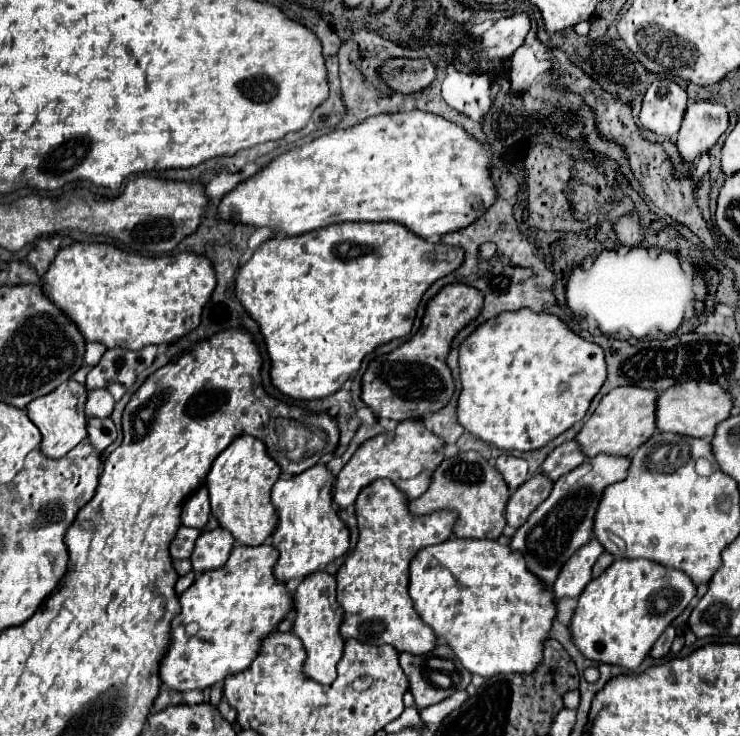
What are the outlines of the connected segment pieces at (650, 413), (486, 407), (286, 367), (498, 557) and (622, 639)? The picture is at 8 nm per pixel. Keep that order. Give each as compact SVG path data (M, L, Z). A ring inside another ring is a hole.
M617 387L609 391L591 419L585 423L581 433L577 435L577 443L583 445L587 457L595 457L599 453L611 455L629 455L633 449L641 447L655 433L655 409L657 409L659 391L641 389L641 387Z
M519 309L501 313L483 323L459 349L461 395L459 423L475 437L493 443L505 451L535 451L547 445L581 421L607 379L605 353L597 343L589 343L573 333L559 317L551 313L535 313Z
M383 221L383 223L349 223L349 225L329 225L327 227L317 229L317 233L305 233L305 237L271 237L265 243L259 245L259 249L253 253L253 257L239 269L237 273L237 281L235 281L235 293L241 299L241 303L245 305L245 309L249 311L249 315L259 323L261 333L265 337L267 343L267 351L271 357L271 379L273 385L287 397L291 399L299 399L299 401L307 401L307 399L321 399L327 395L333 395L335 391L339 391L343 387L343 383L361 367L365 355L369 355L371 351L375 351L379 345L385 345L393 339L399 337L407 337L411 333L413 321L417 317L417 305L423 297L423 293L441 277L453 273L455 269L459 269L465 261L465 251L453 245L443 245L443 243L429 243L427 239L417 237L415 233L409 233L409 229L405 229L405 225L397 225L395 221Z
M447 539L445 543L423 547L411 563L409 595L421 619L447 643L463 667L473 675L493 677L499 673L533 673L543 659L543 643L549 639L551 623L557 615L553 591L525 567L525 557L491 539Z
M615 559L613 565L597 579L591 579L581 593L569 631L587 659L633 671L695 595L695 583L679 569L649 559Z

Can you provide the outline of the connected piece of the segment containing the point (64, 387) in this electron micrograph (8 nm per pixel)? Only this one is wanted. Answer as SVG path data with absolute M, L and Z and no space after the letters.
M81 366L73 375L76 381L69 379L69 381L61 383L53 393L47 393L45 397L37 397L27 405L29 419L37 425L37 429L43 435L43 441L41 441L39 449L45 457L59 459L65 453L69 453L79 441L83 441L87 437L87 433L85 433L85 421L87 421L85 419L85 393L87 393L87 389L79 383L85 383L90 370L91 367L89 366Z

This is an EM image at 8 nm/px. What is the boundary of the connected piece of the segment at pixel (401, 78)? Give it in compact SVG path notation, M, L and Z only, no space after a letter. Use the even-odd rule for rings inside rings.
M395 59L387 61L381 75L393 89L401 93L415 93L425 89L435 79L435 67L429 59Z

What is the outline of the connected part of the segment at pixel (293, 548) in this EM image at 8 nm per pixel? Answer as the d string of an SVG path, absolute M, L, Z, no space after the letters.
M317 463L299 475L279 479L273 485L271 501L279 513L279 525L271 535L273 547L279 551L275 575L279 581L293 577L307 577L327 563L341 557L349 549L349 529L333 509L333 483L335 475Z

